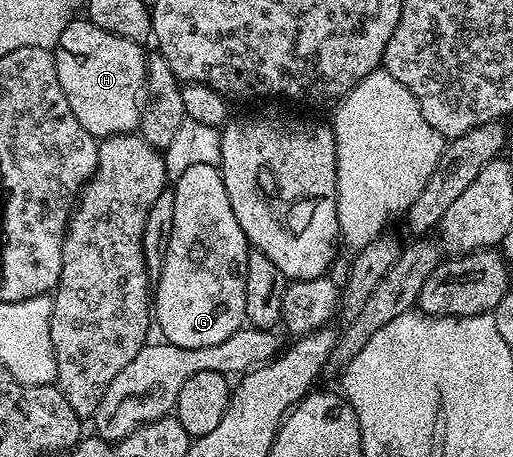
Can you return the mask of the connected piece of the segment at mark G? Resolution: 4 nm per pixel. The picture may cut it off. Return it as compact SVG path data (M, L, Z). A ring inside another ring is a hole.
M192 165L180 173L178 179L173 180L172 190L176 197L176 221L172 221L172 241L168 241L168 253L162 266L162 274L157 276L156 286L152 291L152 315L156 320L156 327L162 330L161 338L172 345L180 345L184 349L204 349L204 345L220 345L232 333L239 331L247 322L246 298L244 285L248 273L248 257L251 253L250 243L246 240L244 229L240 229L240 221L236 221L236 213L232 213L232 201L228 201L228 189L224 189L224 177L218 167L212 165Z

